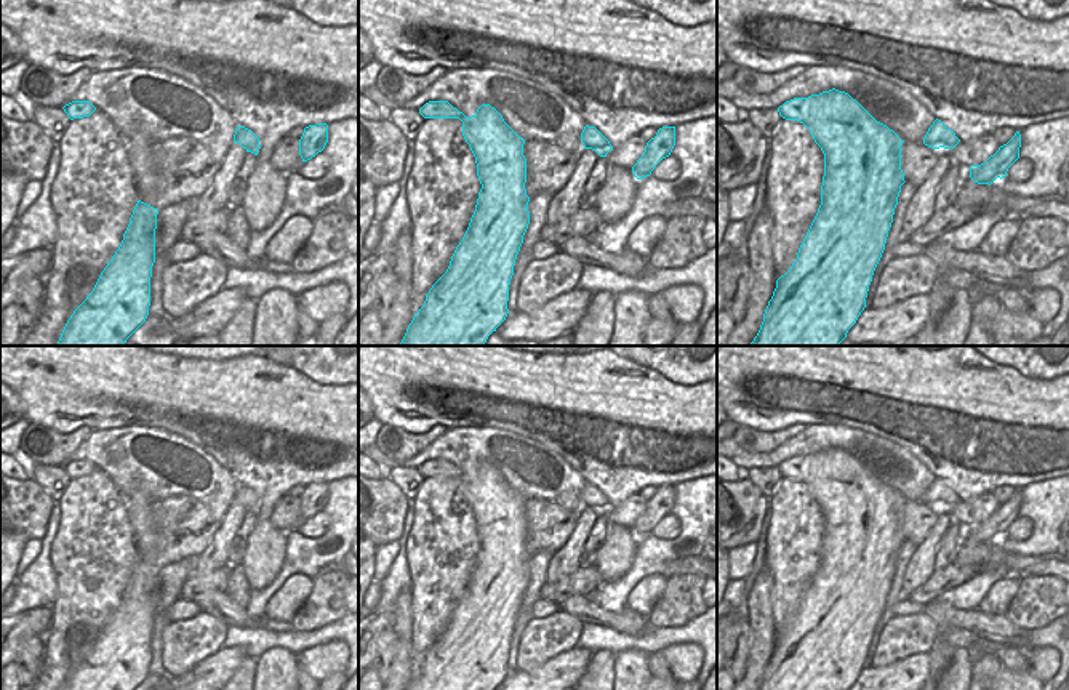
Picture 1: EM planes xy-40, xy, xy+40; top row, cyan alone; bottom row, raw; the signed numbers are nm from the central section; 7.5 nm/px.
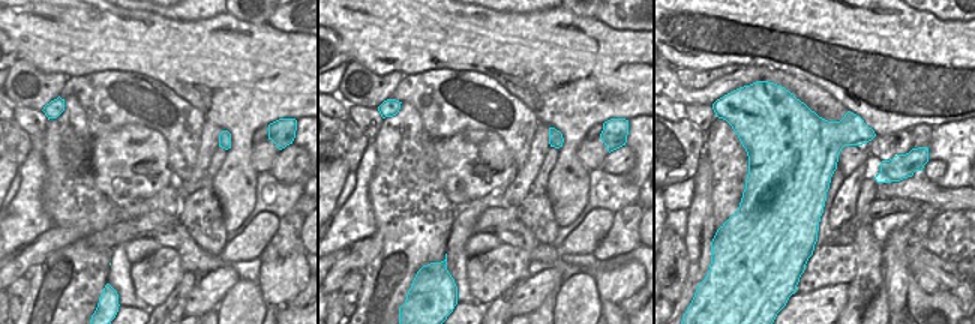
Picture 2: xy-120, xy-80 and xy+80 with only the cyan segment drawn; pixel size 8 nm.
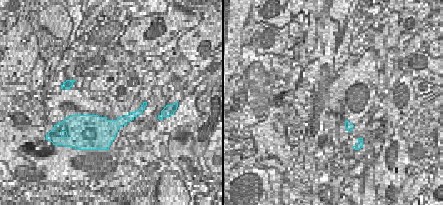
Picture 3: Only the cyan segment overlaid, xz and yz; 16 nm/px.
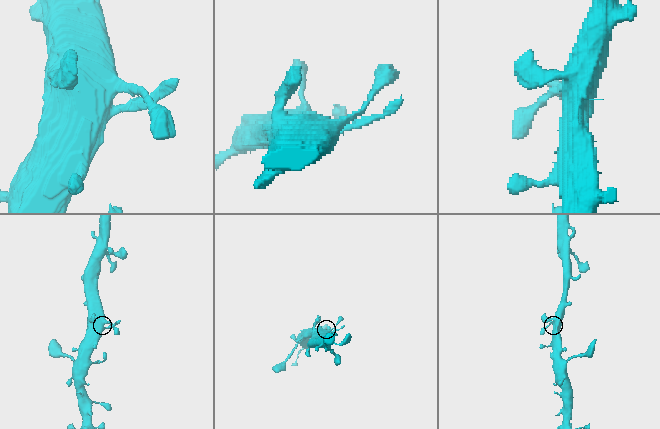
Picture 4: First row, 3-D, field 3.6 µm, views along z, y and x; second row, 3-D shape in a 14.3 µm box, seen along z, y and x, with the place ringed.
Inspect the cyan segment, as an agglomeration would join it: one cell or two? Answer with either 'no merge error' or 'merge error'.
no merge error

